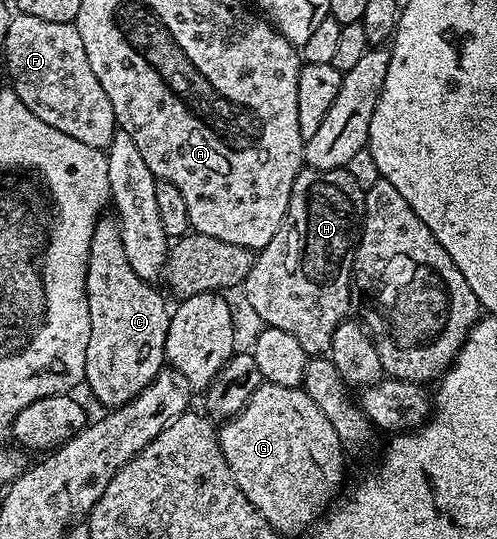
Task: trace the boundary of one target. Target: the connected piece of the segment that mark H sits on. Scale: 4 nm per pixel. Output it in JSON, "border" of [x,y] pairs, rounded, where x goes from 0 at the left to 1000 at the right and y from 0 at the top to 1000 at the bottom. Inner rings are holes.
{"border":[[[602,317],[588,343],[579,388],[555,440],[517,468],[505,505],[491,527],[501,564],[521,581],[533,605],[571,610],[588,618],[618,660],[648,662],[668,640],[668,618],[708,577],[708,497],[712,462],[728,419],[728,399],[736,391],[736,358],[730,347],[708,336],[704,319]]]}

